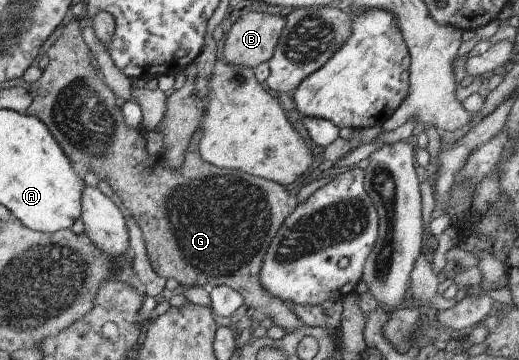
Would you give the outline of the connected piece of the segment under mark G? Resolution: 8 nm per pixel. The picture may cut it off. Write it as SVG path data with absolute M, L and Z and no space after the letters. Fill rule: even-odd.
M68 17L65 22L65 27L61 37L53 43L53 45L48 49L49 63L47 67L42 71L42 75L37 79L37 81L31 82L28 88L28 92L31 94L32 102L29 107L25 110L25 115L38 117L53 134L53 137L58 140L58 144L62 147L65 155L70 159L70 161L75 165L77 169L84 174L87 168L91 169L99 179L103 179L105 183L109 183L109 187L113 189L114 195L118 195L119 199L122 199L124 207L131 211L132 218L135 223L139 226L142 231L146 250L148 251L148 258L152 268L155 273L158 273L163 279L170 278L176 279L181 287L185 286L201 286L207 289L211 289L215 286L229 286L235 291L238 291L244 299L245 308L259 308L267 315L271 317L275 322L275 325L283 327L287 330L287 333L294 332L297 326L298 317L294 314L294 311L285 303L281 298L277 296L271 296L269 292L266 292L265 288L262 288L260 282L260 269L267 253L267 248L269 247L270 241L276 236L277 231L281 227L281 224L287 219L287 216L298 206L296 197L293 197L291 193L285 191L285 186L257 177L251 174L242 172L241 170L230 170L225 168L220 168L206 162L202 159L199 153L198 142L202 136L201 125L194 131L194 134L190 137L191 143L187 146L186 152L184 153L184 162L180 168L174 170L171 166L165 164L167 159L163 156L165 153L165 147L160 151L156 158L149 155L147 148L145 148L145 134L147 129L141 129L140 127L132 128L129 127L124 120L124 115L122 109L117 106L115 102L117 96L111 88L105 84L98 76L95 74L95 69L93 67L93 61L90 60L91 53L89 45L85 43L82 38L82 30L79 28L79 18Z

